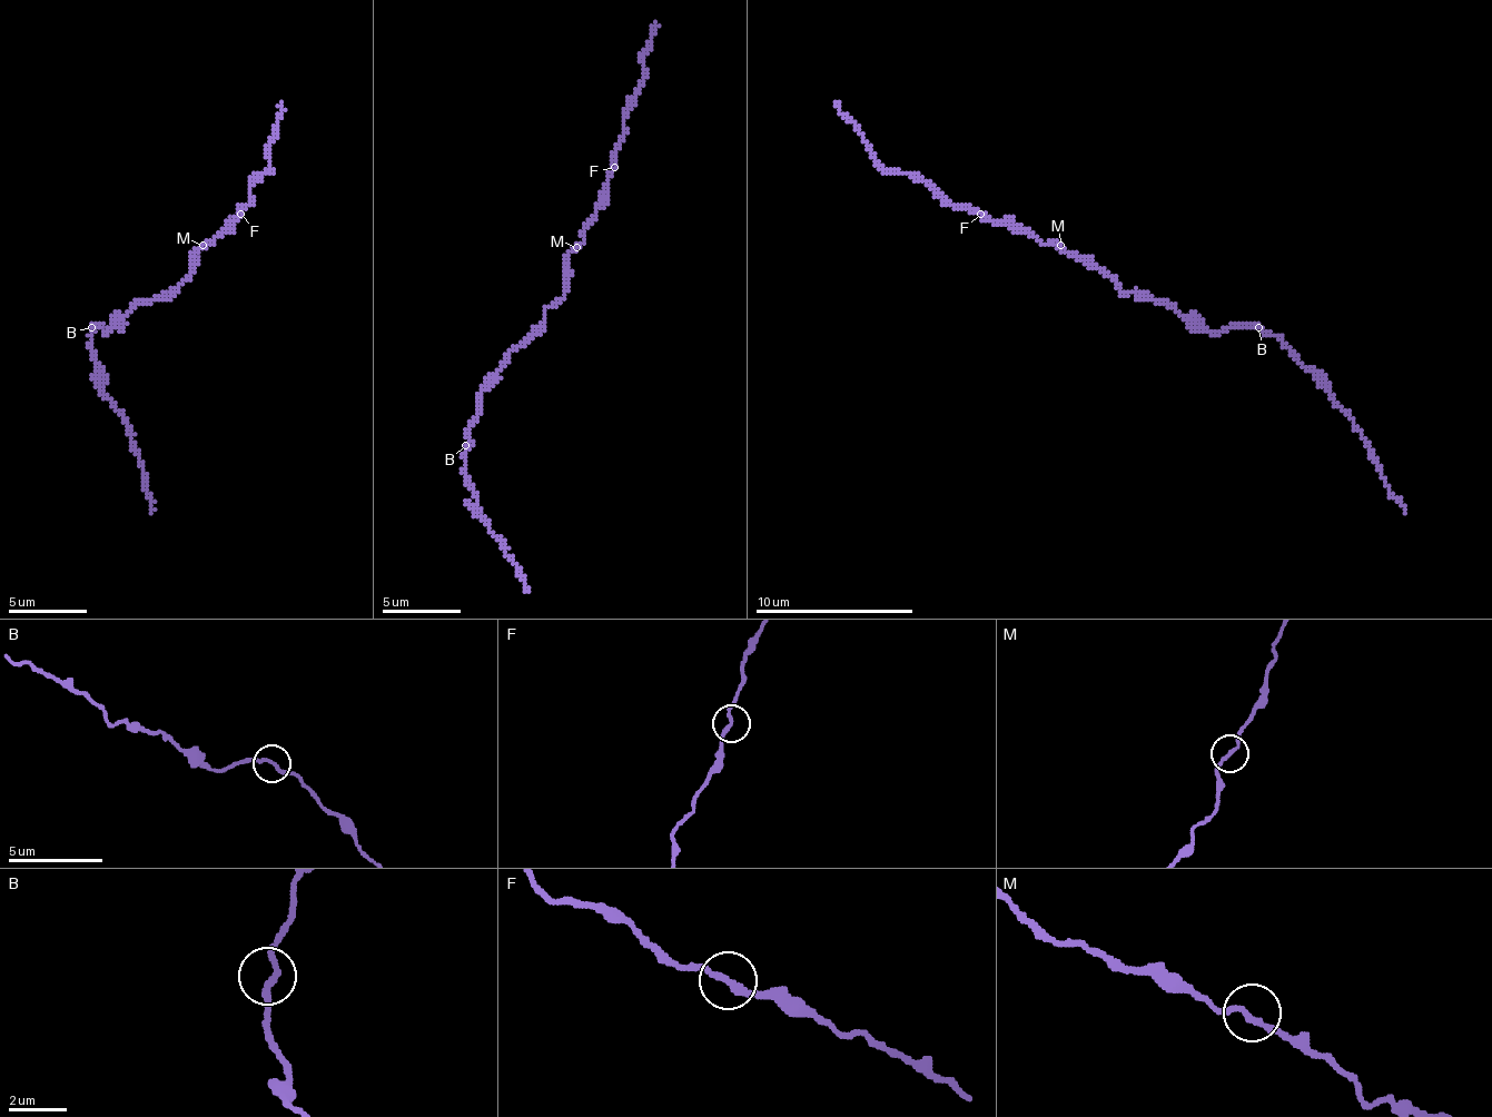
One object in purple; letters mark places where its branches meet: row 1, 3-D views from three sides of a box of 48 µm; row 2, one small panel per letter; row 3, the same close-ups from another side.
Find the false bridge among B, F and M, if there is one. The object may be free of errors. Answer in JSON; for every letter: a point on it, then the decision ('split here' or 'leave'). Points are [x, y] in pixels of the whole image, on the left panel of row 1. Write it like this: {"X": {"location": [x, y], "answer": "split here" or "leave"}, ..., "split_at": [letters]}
{"B": {"location": [91, 327], "answer": "leave"}, "F": {"location": [240, 214], "answer": "leave"}, "M": {"location": [203, 245], "answer": "leave"}, "split_at": []}

